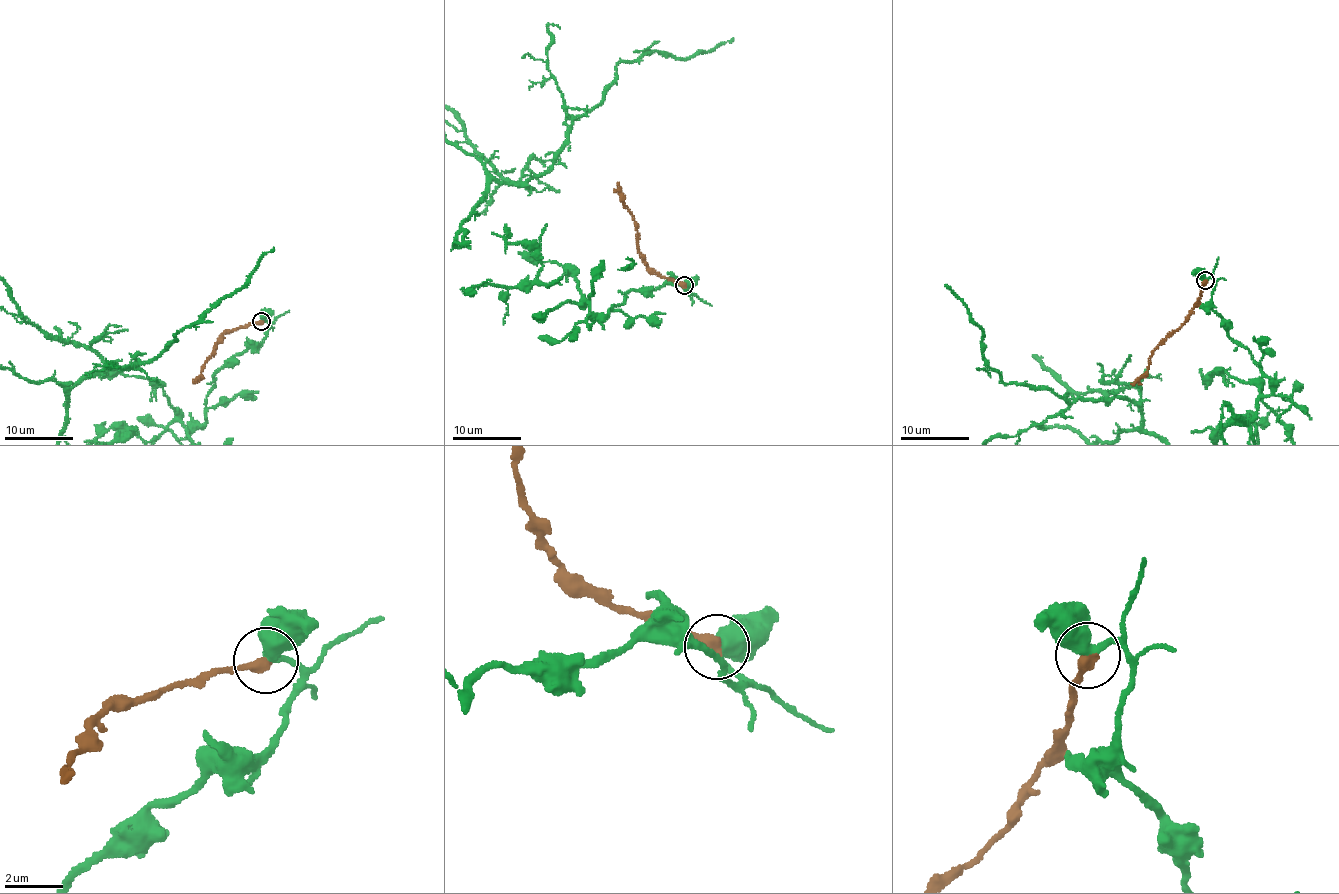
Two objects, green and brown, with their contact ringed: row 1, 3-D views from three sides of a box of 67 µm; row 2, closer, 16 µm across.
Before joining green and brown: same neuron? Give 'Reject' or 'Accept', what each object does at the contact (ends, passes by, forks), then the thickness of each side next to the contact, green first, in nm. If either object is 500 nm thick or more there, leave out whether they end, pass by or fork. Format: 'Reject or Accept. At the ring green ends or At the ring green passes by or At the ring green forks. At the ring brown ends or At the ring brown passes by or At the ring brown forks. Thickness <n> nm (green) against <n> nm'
Reject. At the ring green passes by. At the ring brown ends. Thickness 440 nm (green) against 400 nm

